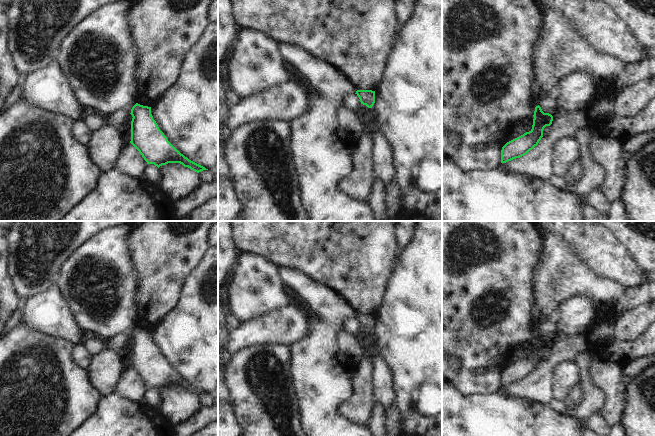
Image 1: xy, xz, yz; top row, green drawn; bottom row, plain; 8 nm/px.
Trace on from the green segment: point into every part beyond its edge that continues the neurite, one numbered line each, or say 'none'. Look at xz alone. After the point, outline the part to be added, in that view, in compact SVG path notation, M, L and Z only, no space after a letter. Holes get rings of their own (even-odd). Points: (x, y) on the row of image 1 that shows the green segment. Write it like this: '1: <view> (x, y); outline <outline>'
none

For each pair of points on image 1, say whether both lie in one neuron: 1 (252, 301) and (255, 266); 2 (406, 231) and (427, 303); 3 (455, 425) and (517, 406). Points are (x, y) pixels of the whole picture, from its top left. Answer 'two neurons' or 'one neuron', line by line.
1: one neuron
2: two neurons
3: one neuron

